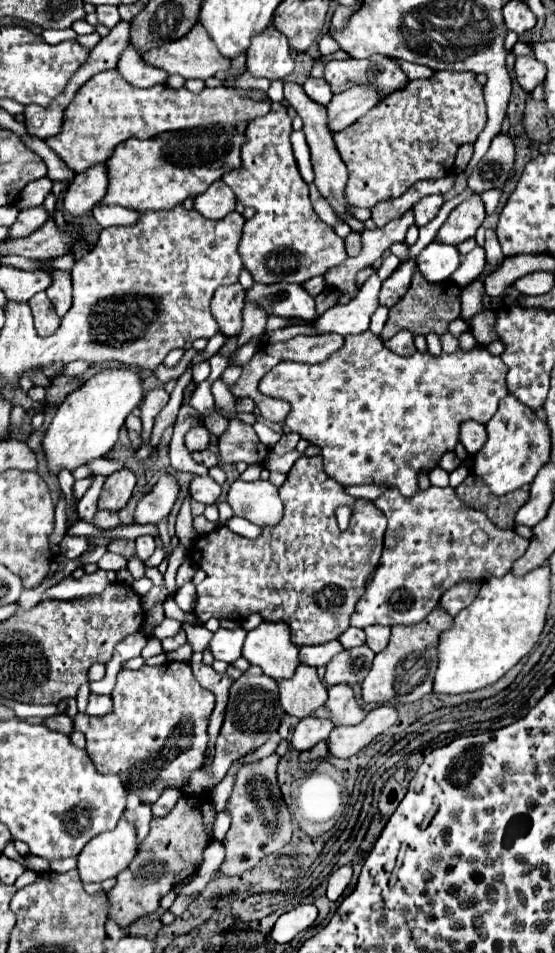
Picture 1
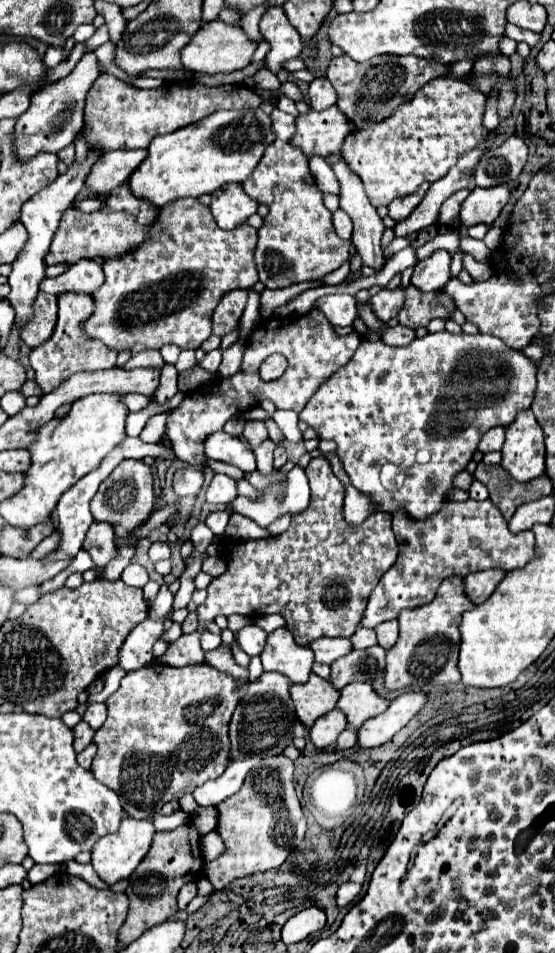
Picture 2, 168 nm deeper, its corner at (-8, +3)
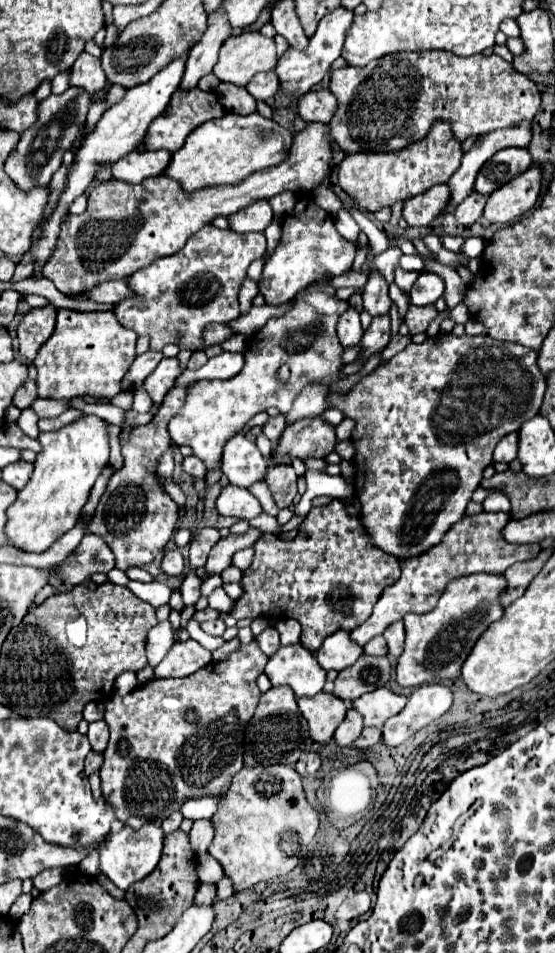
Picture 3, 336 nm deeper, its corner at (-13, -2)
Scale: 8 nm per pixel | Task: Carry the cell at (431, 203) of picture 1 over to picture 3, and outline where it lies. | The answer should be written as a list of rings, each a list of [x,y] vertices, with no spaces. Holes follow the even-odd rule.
[[[472,192],[466,200],[462,200],[462,202],[456,206],[454,216],[456,216],[456,220],[458,220],[460,224],[470,226],[470,224],[474,224],[474,222],[480,220],[480,216],[482,216],[482,206],[484,206],[484,204],[486,204],[486,196],[478,194],[478,192]]]

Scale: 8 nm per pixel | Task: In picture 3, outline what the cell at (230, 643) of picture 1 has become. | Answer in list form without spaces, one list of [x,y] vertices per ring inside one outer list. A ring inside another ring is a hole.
[[[266,628],[258,638],[256,638],[260,650],[266,654],[266,656],[272,656],[278,648],[280,648],[280,638],[278,638],[278,632],[274,628]]]

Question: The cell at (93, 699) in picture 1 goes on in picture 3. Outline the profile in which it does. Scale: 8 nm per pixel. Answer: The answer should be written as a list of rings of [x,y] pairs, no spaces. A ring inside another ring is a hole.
[[[96,720],[88,728],[88,740],[96,752],[104,752],[108,742],[108,726],[104,720]]]

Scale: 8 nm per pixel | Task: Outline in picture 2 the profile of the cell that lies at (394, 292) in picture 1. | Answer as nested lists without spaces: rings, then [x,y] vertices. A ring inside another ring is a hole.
[[[397,287],[395,291],[389,291],[389,289],[381,289],[381,291],[383,293],[377,293],[371,297],[371,309],[379,321],[389,323],[389,319],[397,317],[397,313],[401,311],[405,293],[401,287]]]

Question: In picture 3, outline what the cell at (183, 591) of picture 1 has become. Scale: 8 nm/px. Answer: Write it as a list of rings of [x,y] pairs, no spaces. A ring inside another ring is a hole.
[[[216,588],[216,590],[208,596],[208,606],[210,606],[210,608],[214,608],[214,610],[218,610],[220,614],[222,614],[222,612],[226,612],[232,604],[234,604],[234,602],[226,596],[226,592],[224,592],[222,588]]]

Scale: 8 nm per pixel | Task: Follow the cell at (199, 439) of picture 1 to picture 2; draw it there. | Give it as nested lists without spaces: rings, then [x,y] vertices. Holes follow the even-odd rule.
[[[217,431],[207,437],[205,453],[207,453],[207,457],[211,457],[215,461],[235,465],[245,473],[255,471],[255,455],[249,449],[249,445],[245,445],[245,441],[241,437],[229,435],[225,431]]]

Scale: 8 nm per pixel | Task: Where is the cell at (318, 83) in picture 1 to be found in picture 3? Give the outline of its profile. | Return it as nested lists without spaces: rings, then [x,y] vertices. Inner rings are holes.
[[[310,90],[298,100],[298,112],[304,122],[330,122],[336,110],[336,98],[330,90]]]

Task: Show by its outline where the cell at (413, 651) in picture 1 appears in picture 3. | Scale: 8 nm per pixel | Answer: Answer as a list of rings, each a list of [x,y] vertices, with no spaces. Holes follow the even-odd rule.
[[[470,574],[448,582],[438,606],[426,614],[406,614],[406,648],[396,664],[396,680],[400,686],[422,686],[440,680],[460,678],[464,660],[468,658],[474,642],[486,630],[486,626],[502,618],[502,606],[498,606],[498,594],[506,588],[502,576]]]

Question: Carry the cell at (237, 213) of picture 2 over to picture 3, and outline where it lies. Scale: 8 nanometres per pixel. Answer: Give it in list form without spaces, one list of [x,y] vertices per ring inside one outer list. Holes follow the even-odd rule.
[[[260,200],[260,202],[252,202],[250,206],[238,210],[236,214],[228,216],[228,224],[230,230],[234,232],[262,232],[268,224],[272,222],[272,208],[268,204],[268,200]]]

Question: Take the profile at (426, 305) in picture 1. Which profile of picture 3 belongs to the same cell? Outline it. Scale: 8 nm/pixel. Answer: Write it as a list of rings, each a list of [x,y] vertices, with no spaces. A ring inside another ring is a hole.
[[[410,304],[408,312],[404,316],[404,322],[410,328],[410,334],[414,336],[414,334],[420,334],[420,332],[426,332],[436,316],[438,316],[438,310],[436,310],[434,304],[430,304],[430,306],[414,306],[414,304]]]

